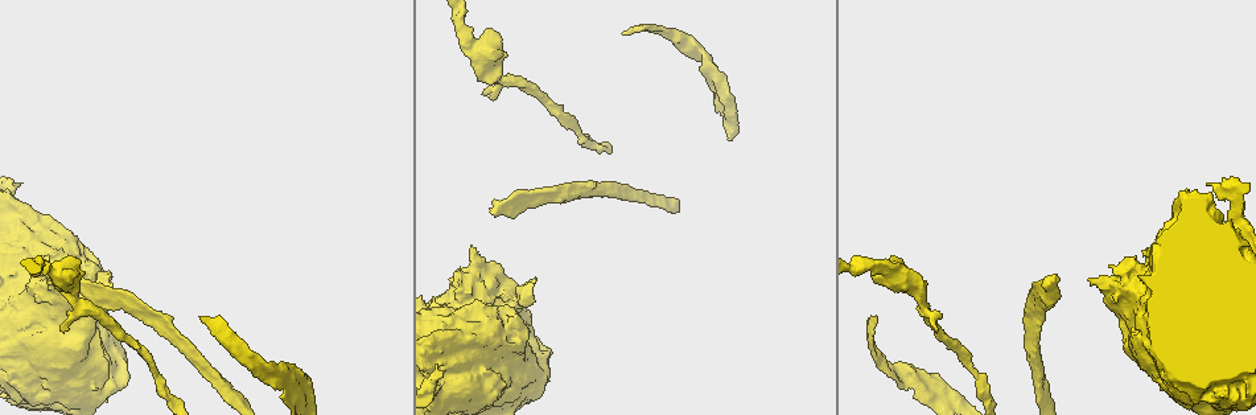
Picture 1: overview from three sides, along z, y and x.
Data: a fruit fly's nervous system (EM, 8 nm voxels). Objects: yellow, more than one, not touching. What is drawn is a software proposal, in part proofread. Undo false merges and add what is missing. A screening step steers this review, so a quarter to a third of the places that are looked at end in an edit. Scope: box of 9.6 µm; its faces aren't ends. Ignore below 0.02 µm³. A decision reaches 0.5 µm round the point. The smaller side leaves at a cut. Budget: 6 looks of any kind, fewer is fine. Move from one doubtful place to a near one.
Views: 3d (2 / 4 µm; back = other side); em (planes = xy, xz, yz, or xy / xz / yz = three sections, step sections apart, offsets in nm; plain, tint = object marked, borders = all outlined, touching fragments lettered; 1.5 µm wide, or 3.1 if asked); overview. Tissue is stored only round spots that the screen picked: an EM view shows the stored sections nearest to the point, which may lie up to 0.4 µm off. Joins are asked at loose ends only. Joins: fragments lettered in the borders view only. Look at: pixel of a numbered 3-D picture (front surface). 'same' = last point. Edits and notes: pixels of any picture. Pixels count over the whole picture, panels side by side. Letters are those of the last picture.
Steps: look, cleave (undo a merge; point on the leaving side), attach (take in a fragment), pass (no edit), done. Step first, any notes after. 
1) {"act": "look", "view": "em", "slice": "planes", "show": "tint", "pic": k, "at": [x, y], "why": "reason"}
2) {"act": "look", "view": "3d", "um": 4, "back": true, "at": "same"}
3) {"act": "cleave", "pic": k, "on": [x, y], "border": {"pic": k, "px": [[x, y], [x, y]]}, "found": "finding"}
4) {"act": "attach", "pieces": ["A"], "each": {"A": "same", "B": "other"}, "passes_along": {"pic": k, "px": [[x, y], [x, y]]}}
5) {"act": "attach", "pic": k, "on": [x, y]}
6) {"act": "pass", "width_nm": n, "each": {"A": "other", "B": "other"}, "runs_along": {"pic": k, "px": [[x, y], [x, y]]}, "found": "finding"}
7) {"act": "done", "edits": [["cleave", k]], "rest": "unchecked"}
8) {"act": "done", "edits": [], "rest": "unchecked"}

{"act": "look", "view": "em", "slice": "planes", "show": "plain", "pic": 1, "at": [725, 102]}

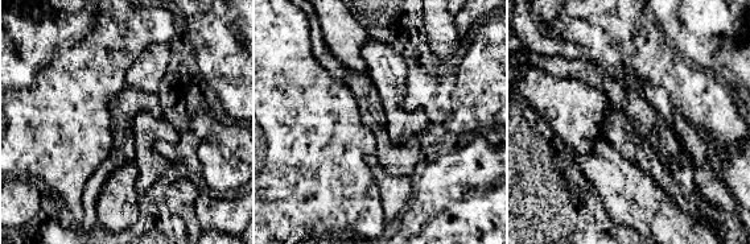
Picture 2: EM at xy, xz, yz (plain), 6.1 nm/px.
{"act": "look", "view": "em", "slice": "planes", "show": "borders", "at": "same"}

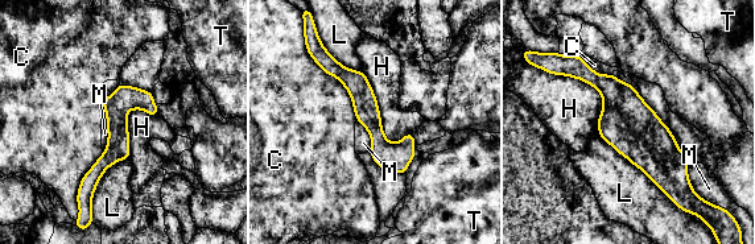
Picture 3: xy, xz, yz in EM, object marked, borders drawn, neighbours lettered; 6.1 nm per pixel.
{"act": "pass", "each": {"C": "other", "H": "other", "L": "other", "M": "other", "T": "other"}, "runs_along": {"pic": 3, "px": [[577, 62], [665, 164], [669, 189]]}, "found": "one neuron here"}

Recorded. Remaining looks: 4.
{"act": "look", "view": "em", "slice": "xz", "step": 8, "show": "borders", "pic": 1, "at": [875, 316]}

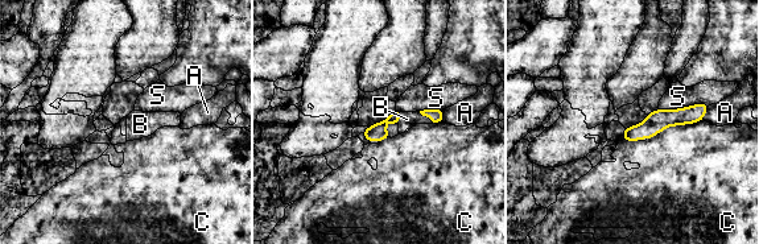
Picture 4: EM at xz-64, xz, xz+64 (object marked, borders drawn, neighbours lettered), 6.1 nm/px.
{"act": "look", "view": "em", "slice": "yz", "step": 8, "show": "borders", "at": "same", "why": "another direction"}

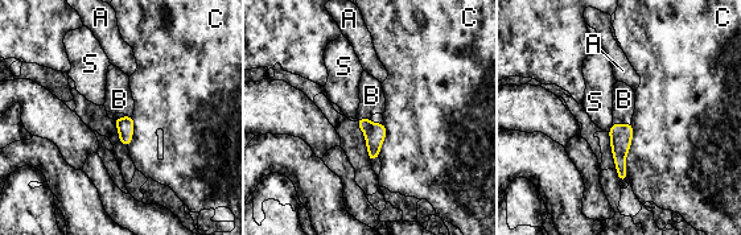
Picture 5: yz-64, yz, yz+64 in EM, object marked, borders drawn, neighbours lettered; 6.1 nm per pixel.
{"act": "attach", "pieces": ["B"], "width_nm": 100, "each": {"A": "other", "B": "same", "C": "other", "S": "other"}, "passes_along": {"pic": 5, "px": [[621, 135], [622, 124], [624, 97]]}, "found": "it goes on there"}

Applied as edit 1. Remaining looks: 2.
{"act": "look", "view": "em", "slice": "xy", "step": 4, "show": "borders", "pic": 1, "at": [935, 331], "why": "an open end"}

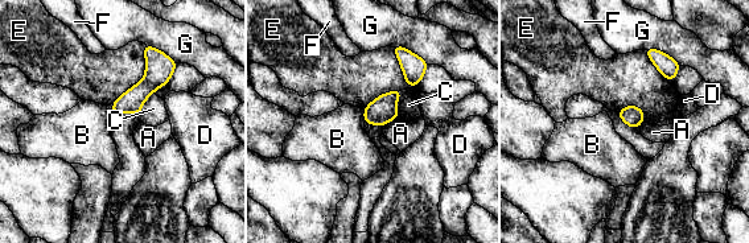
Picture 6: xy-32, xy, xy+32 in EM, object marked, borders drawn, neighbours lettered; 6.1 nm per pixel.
{"act": "look", "view": "em", "slice": "xz", "step": 8, "show": "borders", "at": "same"}

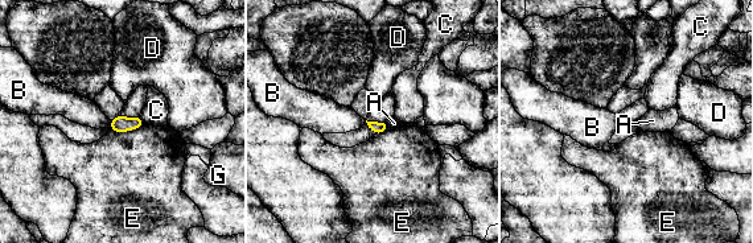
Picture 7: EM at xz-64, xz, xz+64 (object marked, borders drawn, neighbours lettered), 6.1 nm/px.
{"act": "pass", "each": {"A": "other", "B": "other", "C": "other", "D": "other", "E": "other", "G": "other"}, "border": {"pic": 7, "px": [[111, 120], [108, 127]]}, "found": "no lettered fragment goes on from it"}

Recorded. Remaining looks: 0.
{"act": "done", "edits": [["attach", 5]], "rest": "unchecked"}

